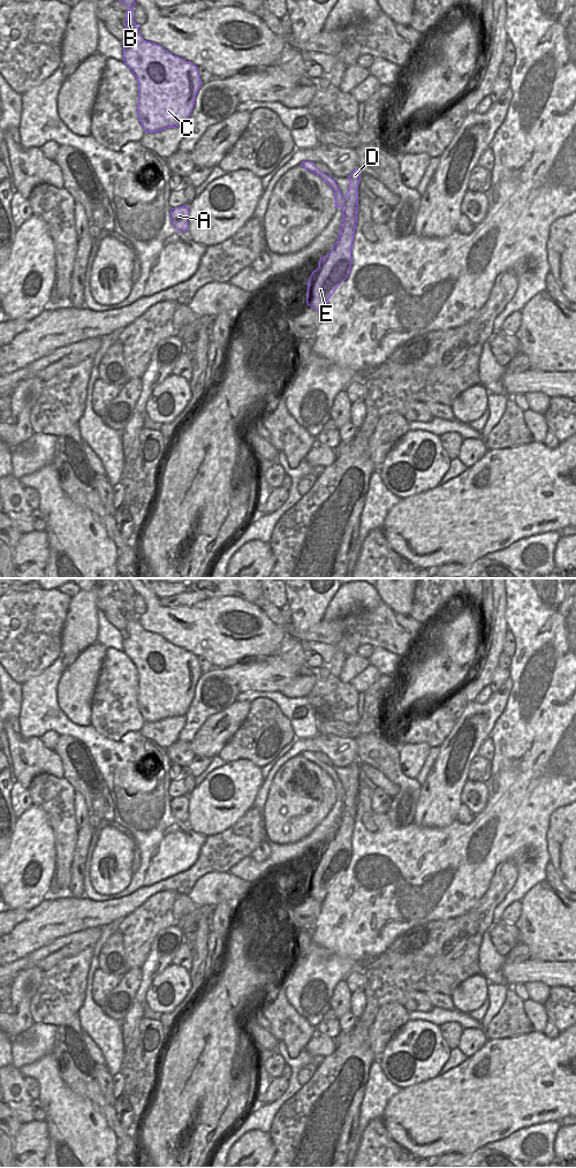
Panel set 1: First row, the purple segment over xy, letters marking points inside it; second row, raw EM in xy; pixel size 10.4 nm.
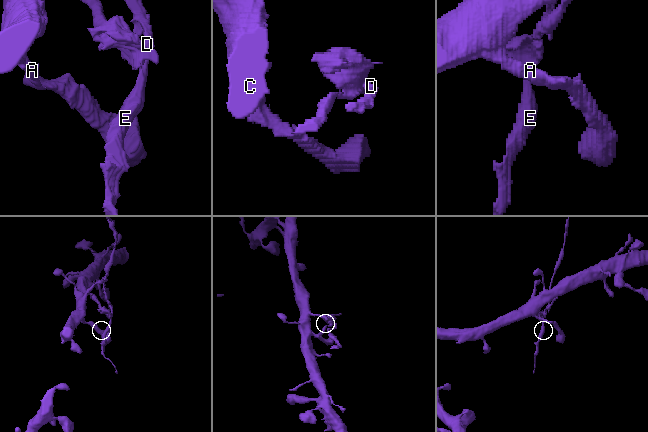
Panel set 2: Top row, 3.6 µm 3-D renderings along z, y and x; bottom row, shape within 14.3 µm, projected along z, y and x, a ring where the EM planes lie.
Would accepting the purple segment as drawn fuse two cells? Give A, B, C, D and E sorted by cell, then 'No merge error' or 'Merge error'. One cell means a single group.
Groups: A B C / D E. Merge error

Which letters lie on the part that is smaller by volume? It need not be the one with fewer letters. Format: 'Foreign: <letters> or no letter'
Foreign: D, E

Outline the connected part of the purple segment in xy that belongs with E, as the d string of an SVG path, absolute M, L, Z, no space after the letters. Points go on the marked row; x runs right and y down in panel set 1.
M358 168L348 177L349 190L343 198L343 220L339 238L331 252L320 258L319 267L312 272L308 282L306 304L320 313L324 312L331 295L351 271L351 250L357 223L358 184L361 180Z

